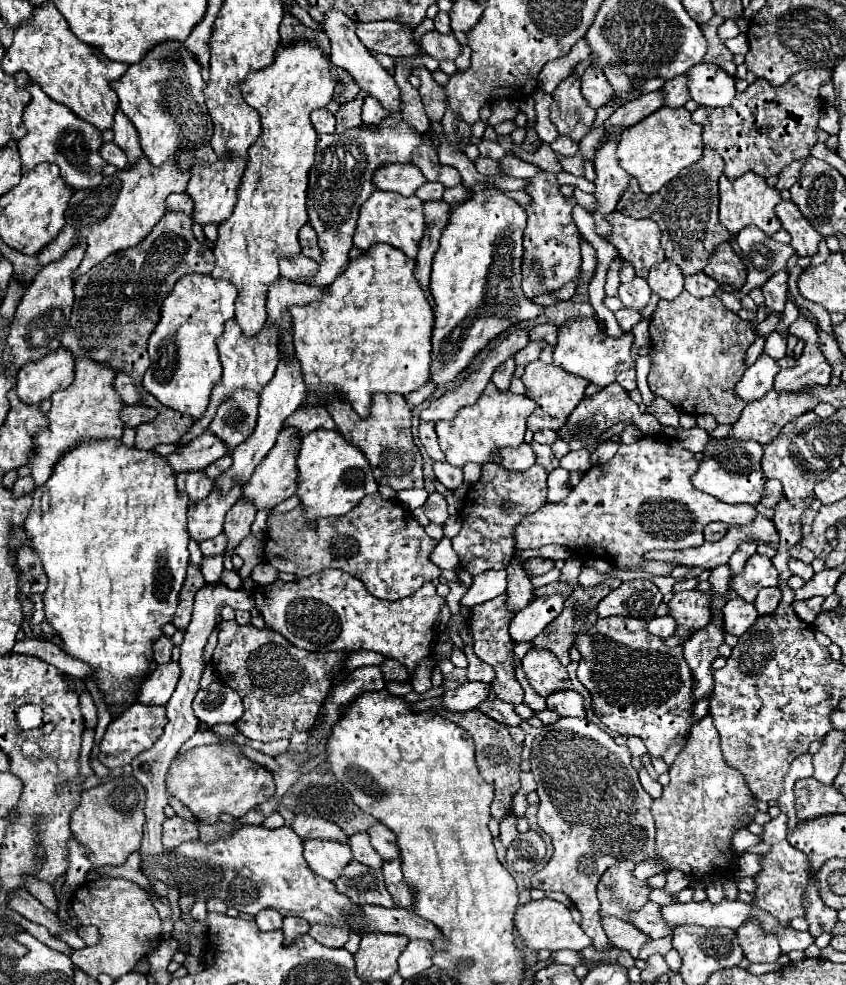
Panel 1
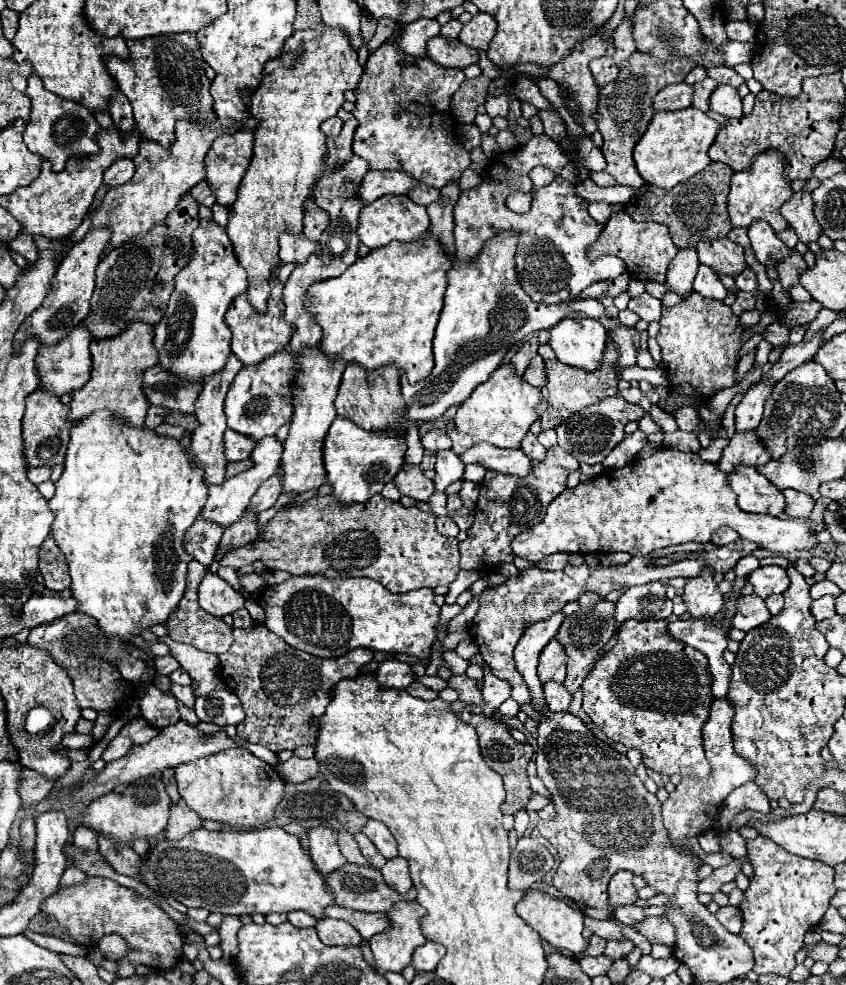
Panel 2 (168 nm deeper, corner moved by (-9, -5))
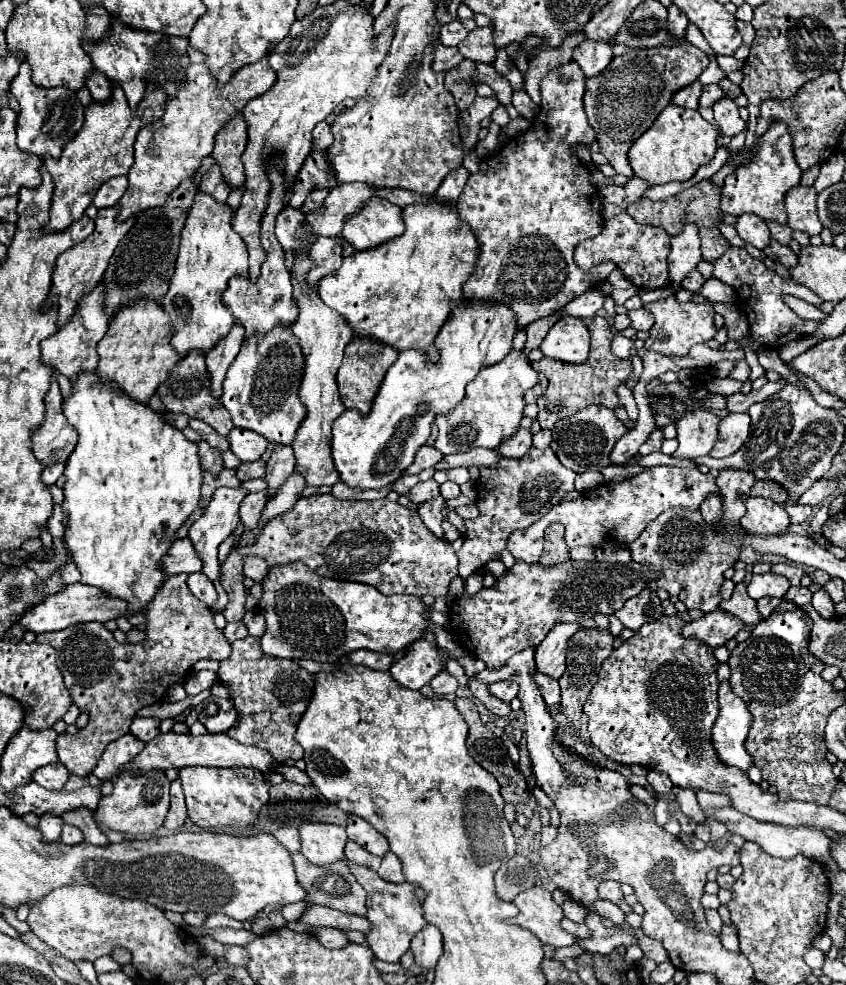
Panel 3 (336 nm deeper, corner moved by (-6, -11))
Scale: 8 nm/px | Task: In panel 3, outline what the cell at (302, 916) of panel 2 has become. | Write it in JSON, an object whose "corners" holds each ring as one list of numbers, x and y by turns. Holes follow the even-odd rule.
{"corners":[[300,901,300,903,290,903,290,905,284,905,282,907,282,915,286,921,296,921,302,913,306,911,306,903]]}

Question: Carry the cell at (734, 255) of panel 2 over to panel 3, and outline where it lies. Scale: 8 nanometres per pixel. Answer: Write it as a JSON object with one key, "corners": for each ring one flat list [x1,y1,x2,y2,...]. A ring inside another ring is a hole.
{"corners":[[700,229,700,239,702,239,702,259,710,263,722,257,730,247,730,243,722,237,718,229]]}

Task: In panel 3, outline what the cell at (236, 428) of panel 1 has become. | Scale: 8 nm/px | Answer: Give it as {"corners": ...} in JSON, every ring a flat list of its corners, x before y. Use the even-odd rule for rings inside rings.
{"corners":[[276,327,268,335,254,335,248,343,242,343,240,353,226,373,220,401,232,415,234,427,256,431,270,443,290,445,306,415,298,395,302,377,304,355,296,335,292,335,290,327]]}

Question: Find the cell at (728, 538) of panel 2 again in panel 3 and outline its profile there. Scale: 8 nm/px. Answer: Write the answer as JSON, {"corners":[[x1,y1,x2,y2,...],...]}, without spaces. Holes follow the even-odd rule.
{"corners":[[710,495,704,501,704,505,700,505,700,513,706,519,706,523,710,523,710,525,720,523,722,521,722,503,720,503,720,497,718,495]]}

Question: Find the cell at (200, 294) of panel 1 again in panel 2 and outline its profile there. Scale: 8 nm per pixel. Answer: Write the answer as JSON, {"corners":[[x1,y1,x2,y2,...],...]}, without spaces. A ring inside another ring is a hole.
{"corners":[[201,221,193,233,193,241,195,253,189,265,175,277,175,291,163,319,155,327,153,339,159,355,157,365,189,383,205,381,227,365,231,333,225,325,225,313,235,297,247,291,247,273,239,267,223,227,215,221]]}

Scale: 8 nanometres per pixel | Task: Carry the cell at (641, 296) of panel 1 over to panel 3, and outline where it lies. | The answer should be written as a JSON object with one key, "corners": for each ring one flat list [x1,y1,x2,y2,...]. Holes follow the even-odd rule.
{"corners":[[640,307,636,311,628,311,628,317,636,331,650,331,650,327,654,325,654,315,650,311,646,311,644,307]]}

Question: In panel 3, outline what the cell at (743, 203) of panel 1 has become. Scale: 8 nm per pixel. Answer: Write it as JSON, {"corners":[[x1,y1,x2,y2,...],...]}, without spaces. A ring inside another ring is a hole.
{"corners":[[776,121,770,125,770,129,756,139,752,157,744,161,736,173,726,177,726,183,722,187,722,211,730,213,734,217,742,213,754,213,762,219,774,219,778,223,786,223,786,207,784,207,784,195,788,189,796,187,800,183,800,167,792,153,792,137,788,131,788,125,784,121]]}

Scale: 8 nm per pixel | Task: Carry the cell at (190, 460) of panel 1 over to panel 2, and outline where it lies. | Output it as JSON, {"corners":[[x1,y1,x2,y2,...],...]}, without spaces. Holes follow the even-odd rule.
{"corners":[[231,429,225,431,223,443,225,443,225,457,227,457,227,461,249,459,249,455,251,455,251,451,255,447,255,441,253,439,243,437,241,433,235,433]]}

